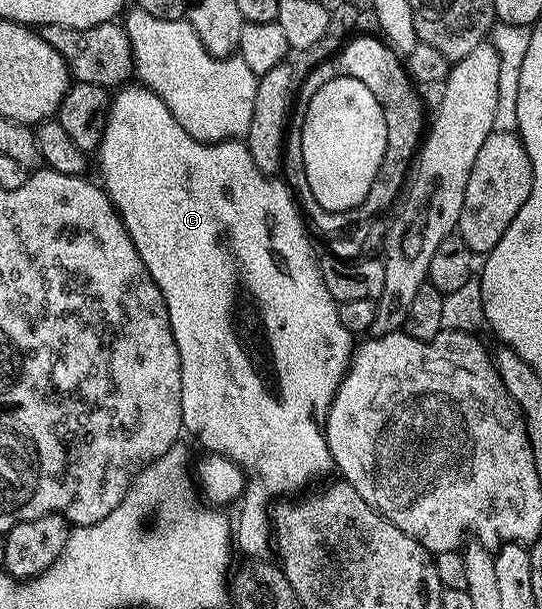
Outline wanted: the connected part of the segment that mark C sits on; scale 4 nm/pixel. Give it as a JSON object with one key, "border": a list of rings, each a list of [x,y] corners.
{"border":[[[130,82],[119,87],[115,91],[118,93],[115,96],[113,93],[109,101],[106,125],[102,128],[102,141],[98,143],[96,149],[98,172],[102,175],[100,184],[106,195],[110,197],[110,201],[114,203],[114,211],[124,222],[148,274],[152,274],[152,282],[156,282],[156,286],[162,291],[164,306],[168,306],[168,322],[172,326],[172,338],[176,338],[176,350],[180,350],[183,429],[187,433],[191,432],[206,447],[207,453],[219,454],[235,460],[248,473],[246,490],[242,493],[240,501],[242,513],[239,514],[238,520],[236,516],[237,551],[239,548],[246,558],[266,558],[272,552],[272,516],[268,511],[268,505],[283,494],[294,494],[286,492],[294,492],[297,488],[304,487],[309,480],[316,479],[321,472],[331,471],[332,461],[326,441],[326,415],[332,406],[336,390],[350,366],[356,340],[351,333],[343,329],[338,317],[336,301],[324,286],[319,253],[314,253],[314,248],[306,237],[308,224],[290,185],[262,172],[252,158],[249,145],[241,139],[231,138],[213,142],[197,140],[192,134],[188,134],[188,130],[184,130],[184,126],[180,126],[180,122],[176,120],[165,102],[158,97],[158,93],[141,83],[134,83]]]}

